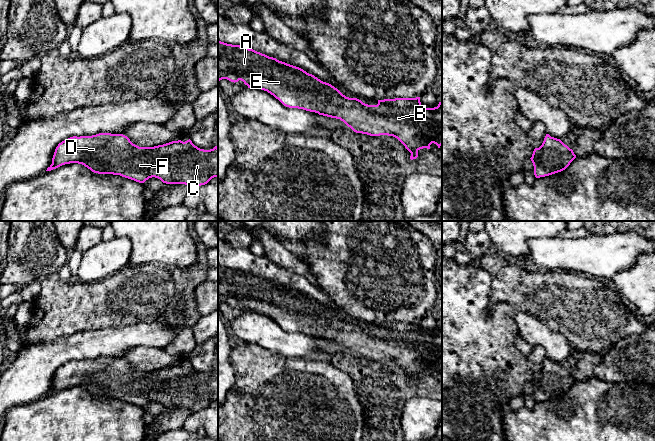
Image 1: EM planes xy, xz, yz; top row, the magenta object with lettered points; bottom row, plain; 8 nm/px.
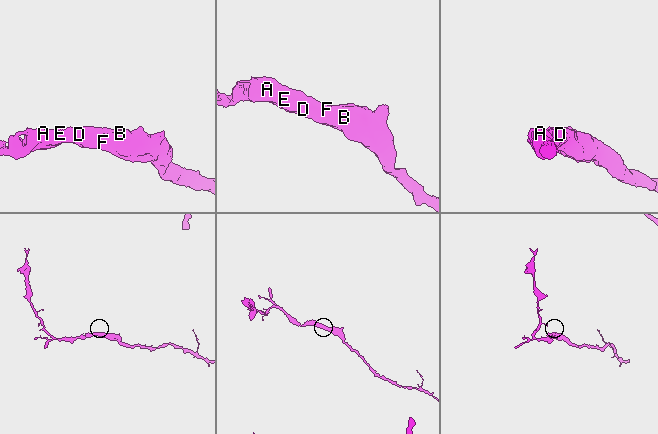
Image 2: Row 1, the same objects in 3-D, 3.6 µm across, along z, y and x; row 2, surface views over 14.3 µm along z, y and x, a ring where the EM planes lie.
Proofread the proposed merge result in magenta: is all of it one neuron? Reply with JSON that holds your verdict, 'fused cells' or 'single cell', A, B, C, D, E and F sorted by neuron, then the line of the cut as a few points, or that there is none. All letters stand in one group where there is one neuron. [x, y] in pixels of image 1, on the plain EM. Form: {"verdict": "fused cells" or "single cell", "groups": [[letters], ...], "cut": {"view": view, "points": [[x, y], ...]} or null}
{"verdict": "single cell", "groups": [["A", "B", "C", "D", "E", "F"]], "cut": null}

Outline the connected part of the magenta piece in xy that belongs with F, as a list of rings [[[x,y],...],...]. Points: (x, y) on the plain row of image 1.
[[[99,357],[92,360],[73,360],[59,367],[52,388],[46,395],[70,387],[82,388],[94,397],[120,399],[139,407],[155,401],[166,408],[185,408],[194,413],[218,401],[218,371],[200,373],[190,363],[154,371],[139,371],[123,358]]]

